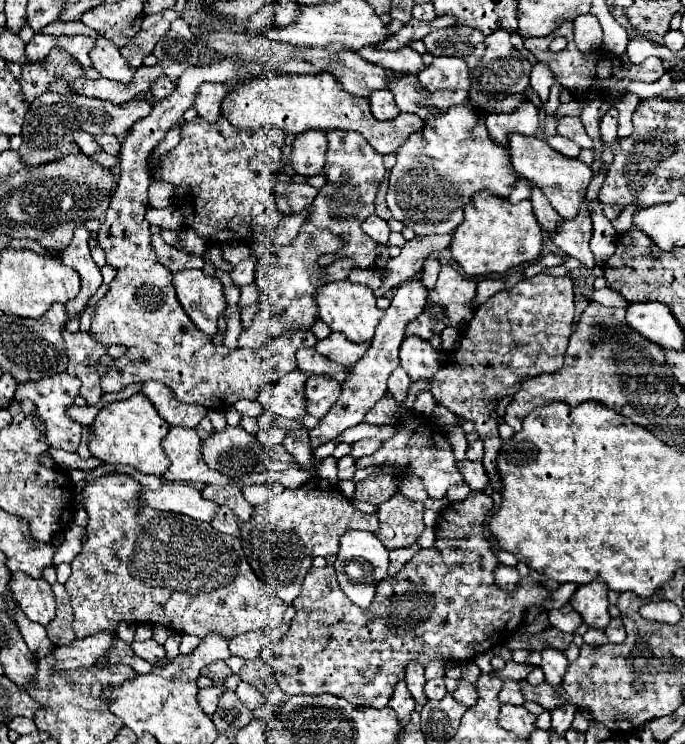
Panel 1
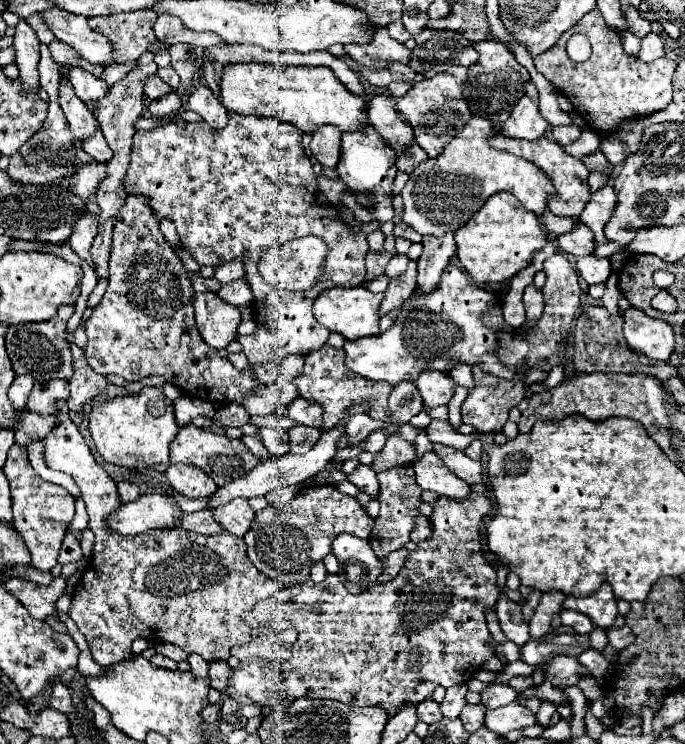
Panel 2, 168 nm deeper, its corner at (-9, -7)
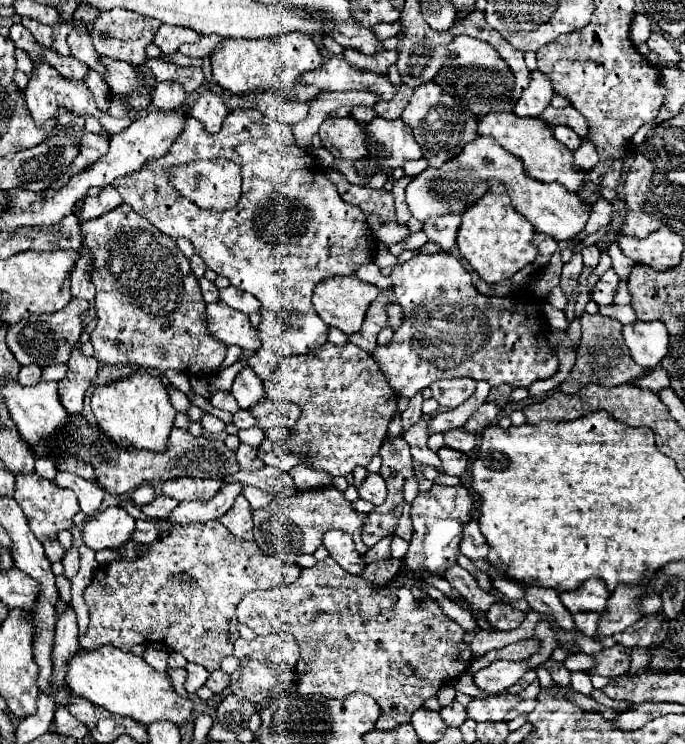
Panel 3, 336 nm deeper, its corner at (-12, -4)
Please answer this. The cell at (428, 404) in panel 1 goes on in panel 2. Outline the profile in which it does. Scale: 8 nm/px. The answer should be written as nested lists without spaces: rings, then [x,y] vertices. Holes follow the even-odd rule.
[[[427,370],[427,372],[421,372],[421,376],[417,380],[417,390],[419,390],[423,402],[429,408],[433,408],[433,406],[447,404],[453,398],[455,384],[447,374]]]

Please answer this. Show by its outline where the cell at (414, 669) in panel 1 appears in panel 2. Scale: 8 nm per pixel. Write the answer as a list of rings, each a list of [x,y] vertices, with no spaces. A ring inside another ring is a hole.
[[[429,698],[429,700],[423,700],[421,704],[417,704],[417,718],[425,724],[437,724],[443,716],[441,716],[439,704]]]

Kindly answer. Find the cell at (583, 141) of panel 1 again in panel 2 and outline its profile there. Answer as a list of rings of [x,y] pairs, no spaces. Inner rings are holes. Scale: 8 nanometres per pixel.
[[[569,124],[569,126],[555,126],[553,128],[553,138],[561,146],[575,142],[579,138],[579,134],[581,134],[581,130],[577,126],[573,126],[573,124]]]

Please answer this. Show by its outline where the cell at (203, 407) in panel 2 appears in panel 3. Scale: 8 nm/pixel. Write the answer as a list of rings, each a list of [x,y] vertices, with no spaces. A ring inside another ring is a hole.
[[[170,387],[170,389],[168,389],[168,393],[170,393],[170,399],[172,399],[174,409],[176,409],[176,411],[180,411],[180,413],[186,413],[186,411],[188,411],[188,407],[192,405],[192,403],[190,403],[190,399],[188,399],[184,393],[180,393],[178,389],[174,389],[174,387]]]

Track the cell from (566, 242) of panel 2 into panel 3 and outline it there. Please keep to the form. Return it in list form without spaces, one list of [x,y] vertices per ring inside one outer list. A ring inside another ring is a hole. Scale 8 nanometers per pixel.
[[[594,243],[592,245],[586,245],[582,249],[582,259],[584,259],[584,265],[596,267],[598,265],[598,259],[600,259],[600,249]]]

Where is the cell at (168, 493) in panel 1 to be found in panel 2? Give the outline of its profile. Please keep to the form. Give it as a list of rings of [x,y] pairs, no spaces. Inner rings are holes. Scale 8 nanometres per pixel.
[[[145,494],[123,504],[107,516],[107,526],[119,536],[137,536],[151,528],[167,528],[179,524],[181,510],[173,498],[165,494]]]

